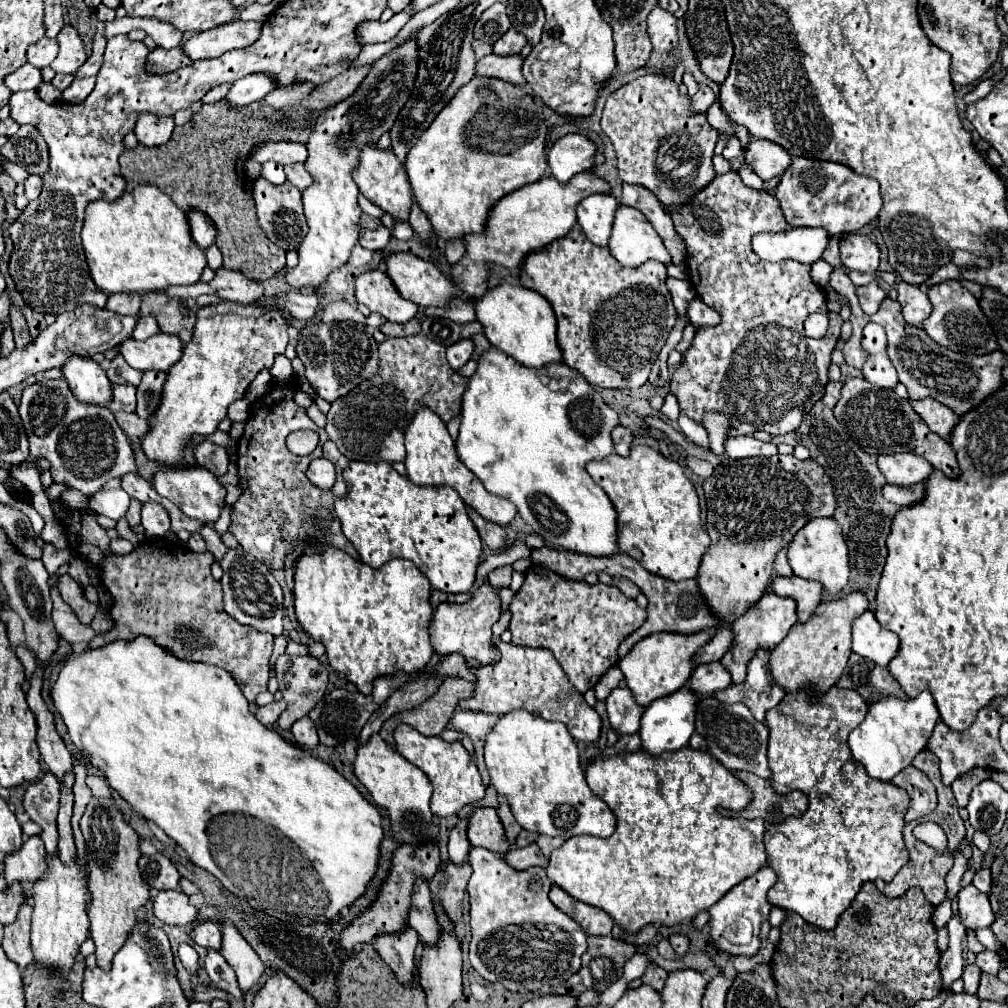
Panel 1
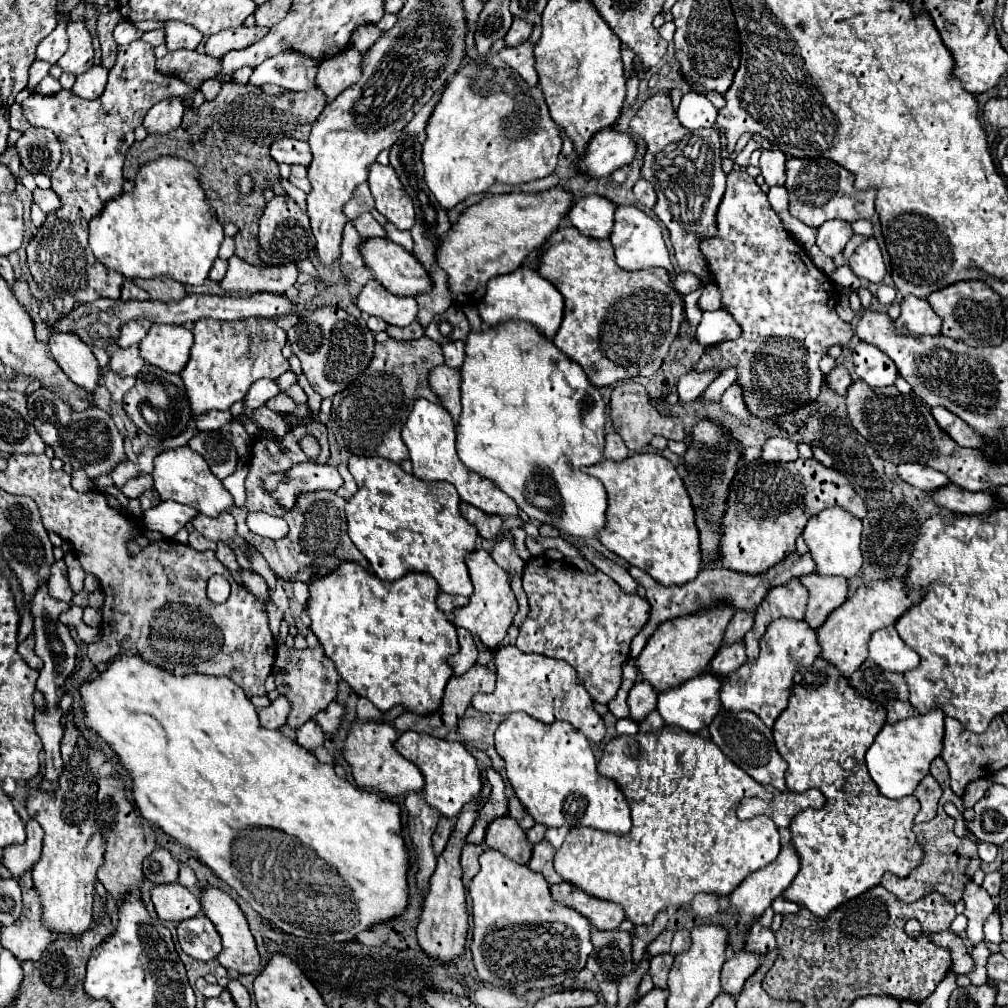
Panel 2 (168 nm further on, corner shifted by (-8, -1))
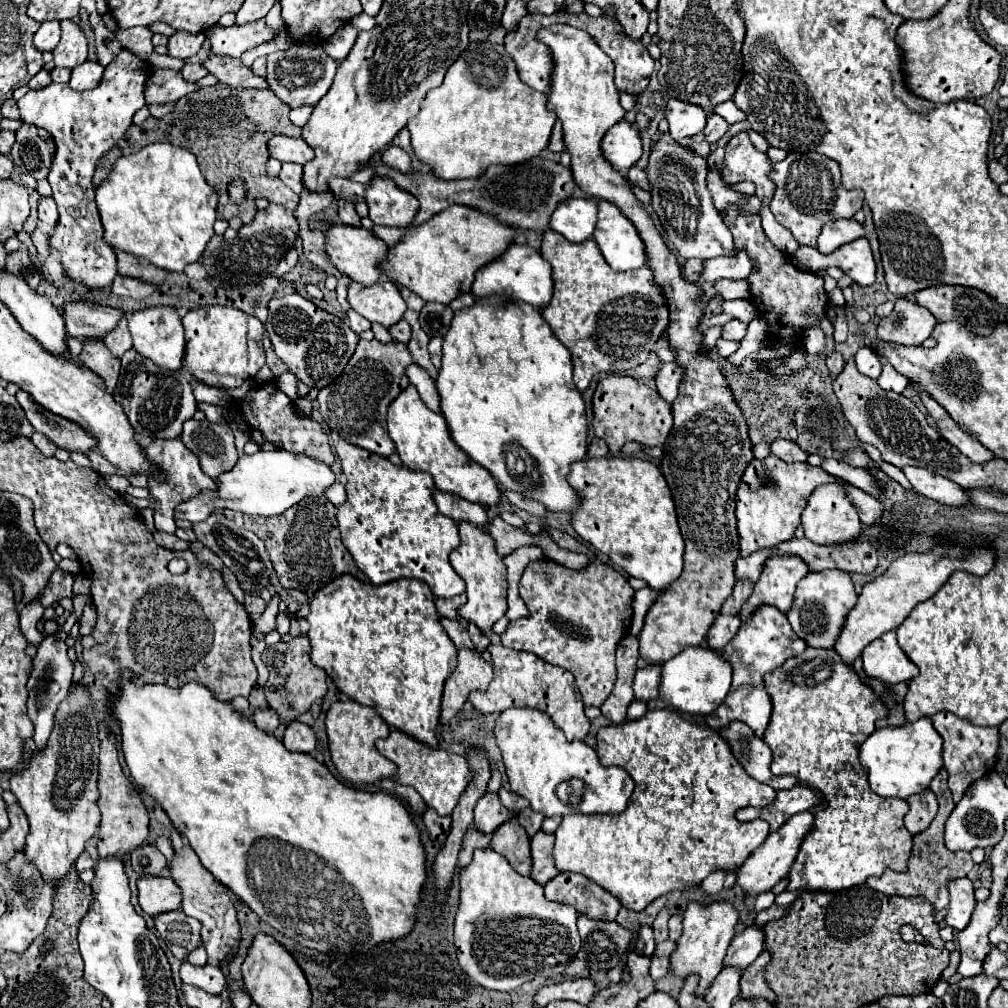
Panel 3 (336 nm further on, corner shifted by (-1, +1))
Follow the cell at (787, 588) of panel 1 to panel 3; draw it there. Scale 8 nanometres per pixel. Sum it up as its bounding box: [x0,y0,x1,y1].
[787,569,857,649]

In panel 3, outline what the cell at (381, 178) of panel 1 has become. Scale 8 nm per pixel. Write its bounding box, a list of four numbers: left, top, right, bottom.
[365,177,419,227]

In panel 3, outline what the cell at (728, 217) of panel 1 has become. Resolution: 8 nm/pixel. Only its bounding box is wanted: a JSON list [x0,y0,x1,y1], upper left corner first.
[721,193,827,375]

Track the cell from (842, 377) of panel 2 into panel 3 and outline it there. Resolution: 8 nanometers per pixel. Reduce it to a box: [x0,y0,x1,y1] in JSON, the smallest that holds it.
[827,353,845,377]

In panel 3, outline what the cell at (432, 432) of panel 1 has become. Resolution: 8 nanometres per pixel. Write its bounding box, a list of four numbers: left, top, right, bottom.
[387,385,501,505]

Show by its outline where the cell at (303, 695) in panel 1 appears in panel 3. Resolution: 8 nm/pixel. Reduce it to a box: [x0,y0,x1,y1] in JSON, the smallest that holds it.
[263,635,327,721]

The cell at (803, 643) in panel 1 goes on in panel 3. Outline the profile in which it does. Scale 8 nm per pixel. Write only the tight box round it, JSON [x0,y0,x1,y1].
[835,545,993,665]

